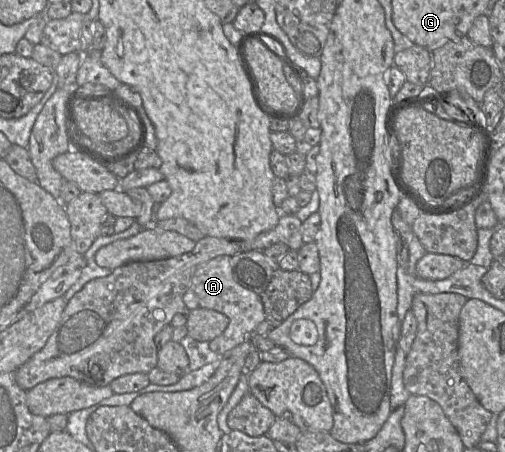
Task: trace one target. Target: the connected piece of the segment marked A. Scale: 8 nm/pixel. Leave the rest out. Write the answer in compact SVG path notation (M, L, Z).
M220 255L198 266L183 296L184 304L190 310L212 309L228 317L229 324L224 332L209 342L210 349L220 356L249 339L255 327L265 320L260 295L244 288L234 279L231 257Z

